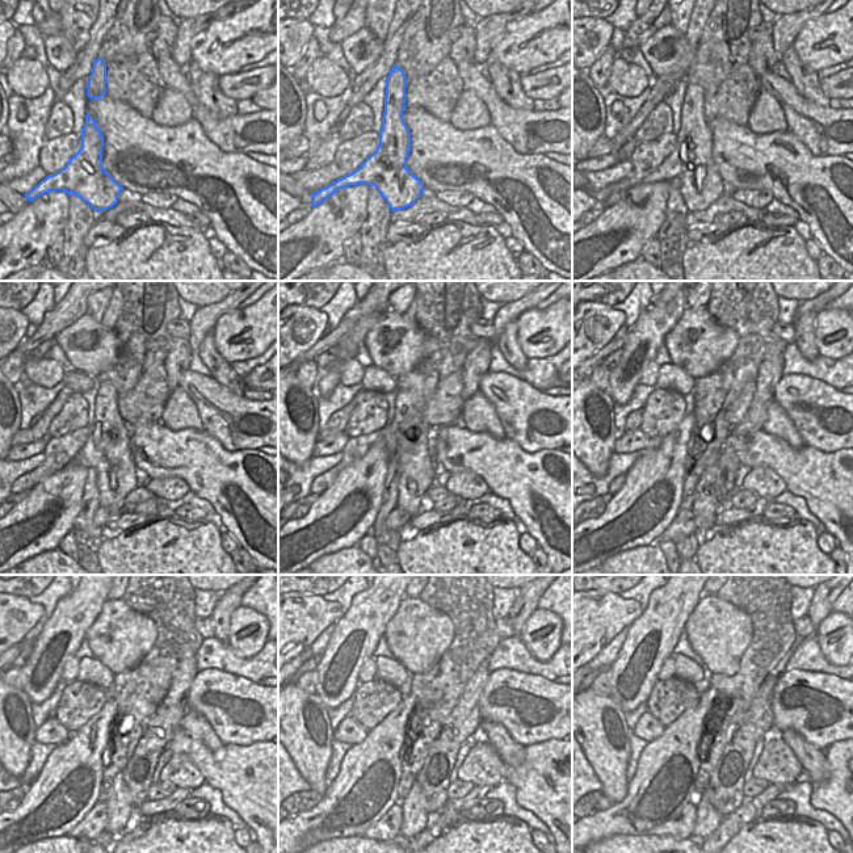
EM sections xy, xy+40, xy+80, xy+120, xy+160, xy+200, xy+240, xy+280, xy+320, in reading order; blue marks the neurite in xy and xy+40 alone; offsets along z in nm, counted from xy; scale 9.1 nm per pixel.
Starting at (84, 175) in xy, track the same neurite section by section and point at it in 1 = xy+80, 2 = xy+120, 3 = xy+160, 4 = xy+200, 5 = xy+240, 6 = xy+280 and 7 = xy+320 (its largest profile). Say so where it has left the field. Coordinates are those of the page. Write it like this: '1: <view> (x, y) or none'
1: xy+80 (690, 162)
2: xy+120 (106, 450)
3: xy+160 (416, 473)
4: xy+200 (706, 504)
5: xy+240 (121, 814)
6: xy+280 (415, 818)
7: xy+320 (707, 819)

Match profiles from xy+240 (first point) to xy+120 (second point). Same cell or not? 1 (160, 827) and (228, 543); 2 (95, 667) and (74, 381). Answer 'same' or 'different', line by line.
1: different
2: same

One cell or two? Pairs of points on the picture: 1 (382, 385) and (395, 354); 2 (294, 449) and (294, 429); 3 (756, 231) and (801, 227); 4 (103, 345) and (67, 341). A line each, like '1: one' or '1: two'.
1: two
2: one
3: two
4: one

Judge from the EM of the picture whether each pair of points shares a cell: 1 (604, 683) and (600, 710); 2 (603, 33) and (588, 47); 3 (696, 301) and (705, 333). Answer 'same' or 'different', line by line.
1: different
2: same
3: different

